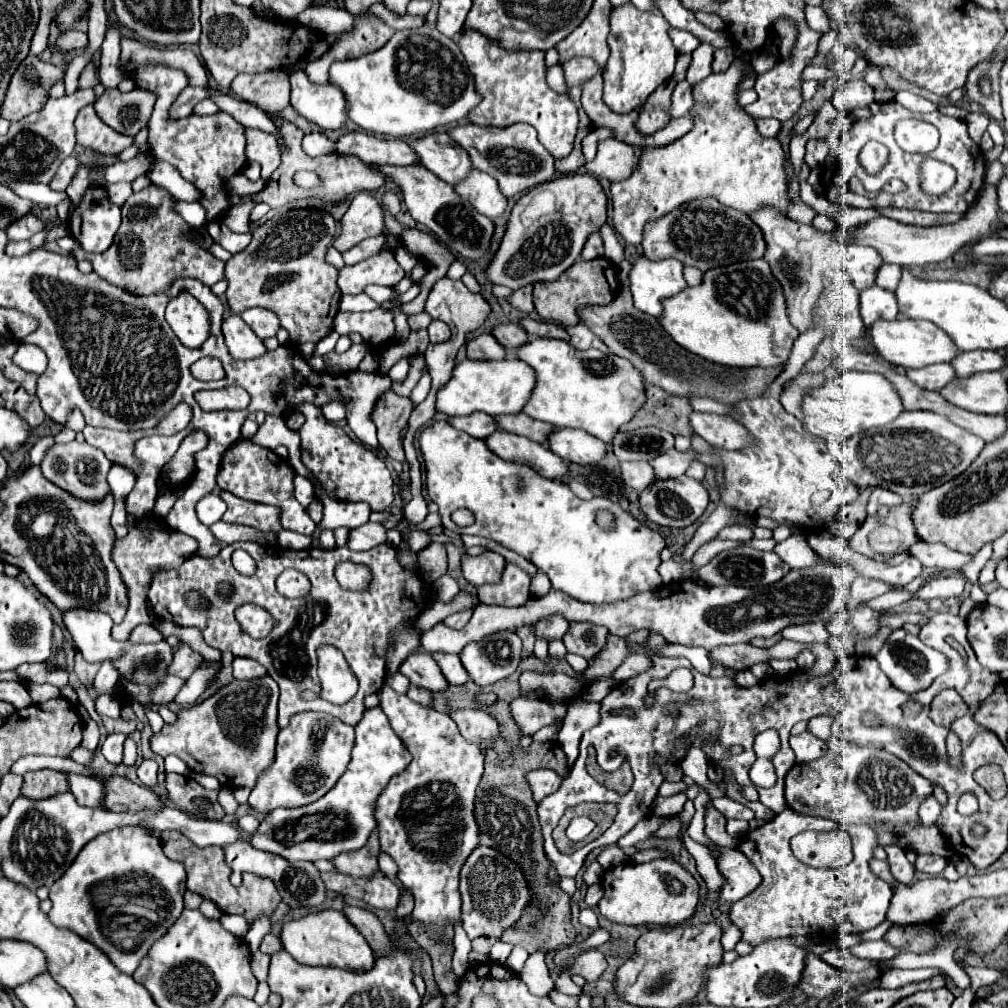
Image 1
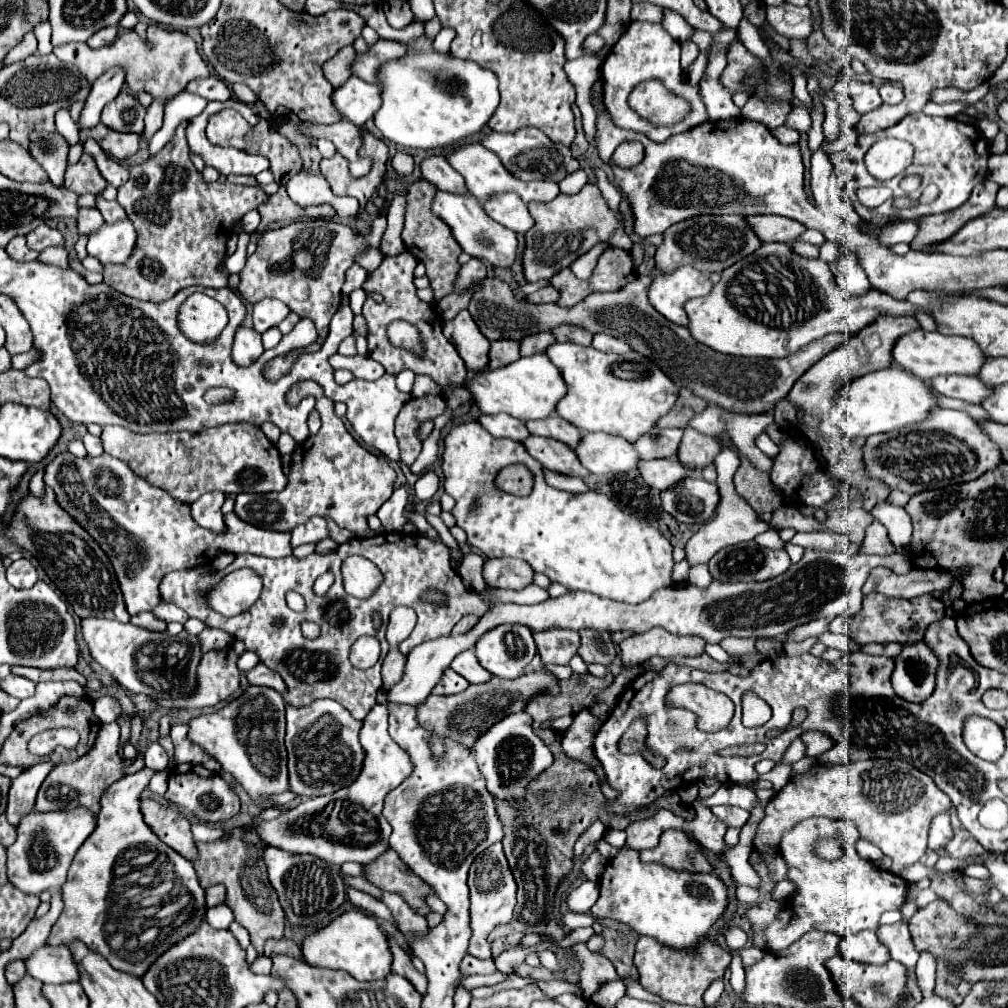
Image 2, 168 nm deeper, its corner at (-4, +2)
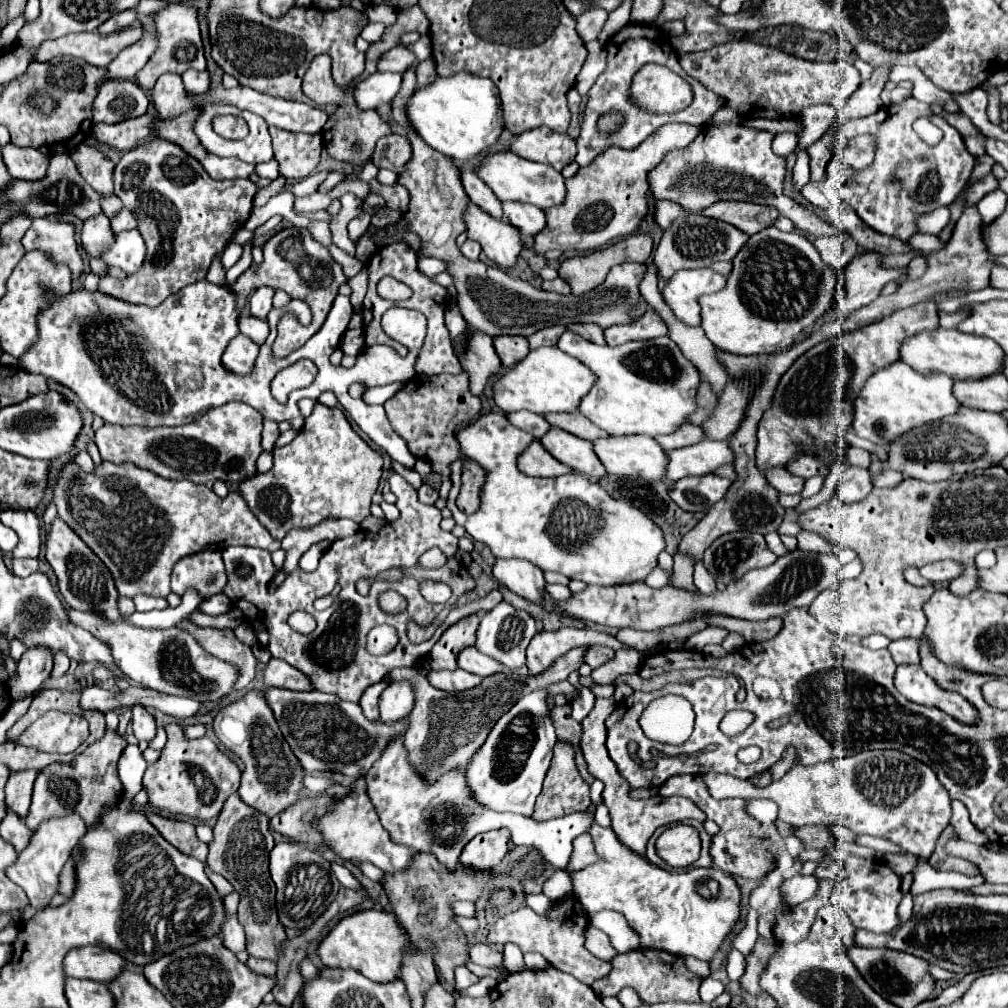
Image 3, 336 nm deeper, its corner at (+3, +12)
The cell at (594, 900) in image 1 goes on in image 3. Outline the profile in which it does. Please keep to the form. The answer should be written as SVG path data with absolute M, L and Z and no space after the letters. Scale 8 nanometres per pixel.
M555 871L543 885L543 893L551 901L561 901L565 897L573 895L573 885L571 885L571 873L569 871Z

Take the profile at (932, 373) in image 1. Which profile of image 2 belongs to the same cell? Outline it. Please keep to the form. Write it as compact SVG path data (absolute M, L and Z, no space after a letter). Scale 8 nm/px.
M942 375L934 379L932 385L938 393L962 399L972 405L982 405L992 395L990 387L986 387L978 377L968 377L968 375Z

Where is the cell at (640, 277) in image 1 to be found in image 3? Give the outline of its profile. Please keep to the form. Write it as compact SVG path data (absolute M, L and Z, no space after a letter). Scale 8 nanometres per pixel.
M683 269L665 283L661 295L679 321L687 325L699 325L701 317L697 297L715 293L723 289L723 285L725 277L713 269Z

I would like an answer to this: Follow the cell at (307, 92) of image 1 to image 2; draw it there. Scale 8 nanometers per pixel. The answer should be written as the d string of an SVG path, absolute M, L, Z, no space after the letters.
M350 77L348 83L334 91L332 101L340 115L350 119L354 125L362 127L380 109L382 105L380 93L382 89L378 85L370 85L358 77Z

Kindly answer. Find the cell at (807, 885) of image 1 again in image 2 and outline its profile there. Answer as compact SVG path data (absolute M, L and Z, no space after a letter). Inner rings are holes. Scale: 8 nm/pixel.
M822 817L808 819L806 823L798 823L794 831L782 837L780 855L790 865L788 879L792 879L798 889L794 897L788 901L788 905L782 909L778 919L772 921L764 933L754 935L756 947L780 951L780 949L790 947L794 941L798 941L804 933L812 929L834 931L840 937L848 937L864 929L876 931L880 927L880 915L884 911L902 907L908 881L864 861L854 849L858 839L860 835L854 823L832 821L832 819L822 819ZM836 825L846 825L846 853L842 853L840 859L832 859L832 861L820 859L814 853L814 843L822 837L834 837L838 833Z

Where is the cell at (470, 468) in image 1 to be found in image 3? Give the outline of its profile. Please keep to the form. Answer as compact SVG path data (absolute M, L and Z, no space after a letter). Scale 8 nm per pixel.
M495 411L485 413L477 421L459 429L457 435L459 435L461 453L469 459L477 459L477 463L487 471L487 481L483 487L483 503L479 511L473 515L463 515L455 505L461 485L459 477L463 463L461 461L451 463L453 485L447 497L447 507L451 509L455 523L461 525L475 541L485 543L495 557L503 557L503 559L521 557L531 561L543 571L557 571L569 579L579 579L587 585L601 585L601 587L643 581L657 567L657 555L661 553L661 549L665 549L663 531L643 511L635 509L623 499L613 499L599 483L589 481L581 473L567 473L555 479L529 477L521 473L517 467L517 457L521 449L527 449L527 445L531 445L534 437L520 429L515 429L505 419L505 415Z

